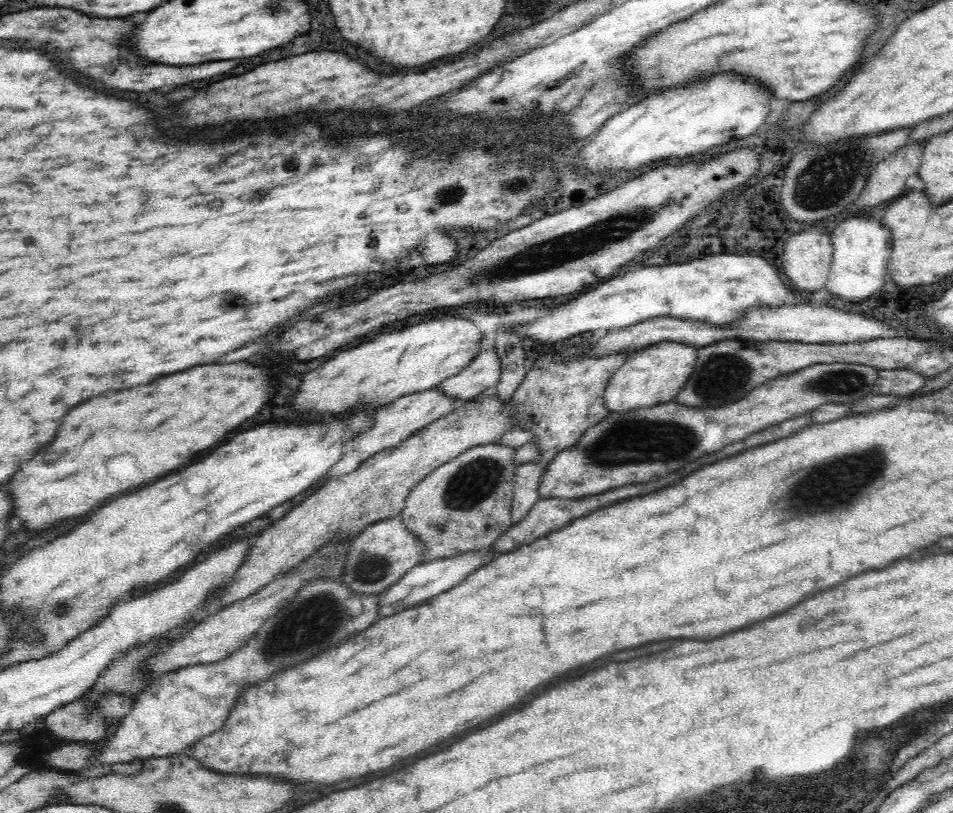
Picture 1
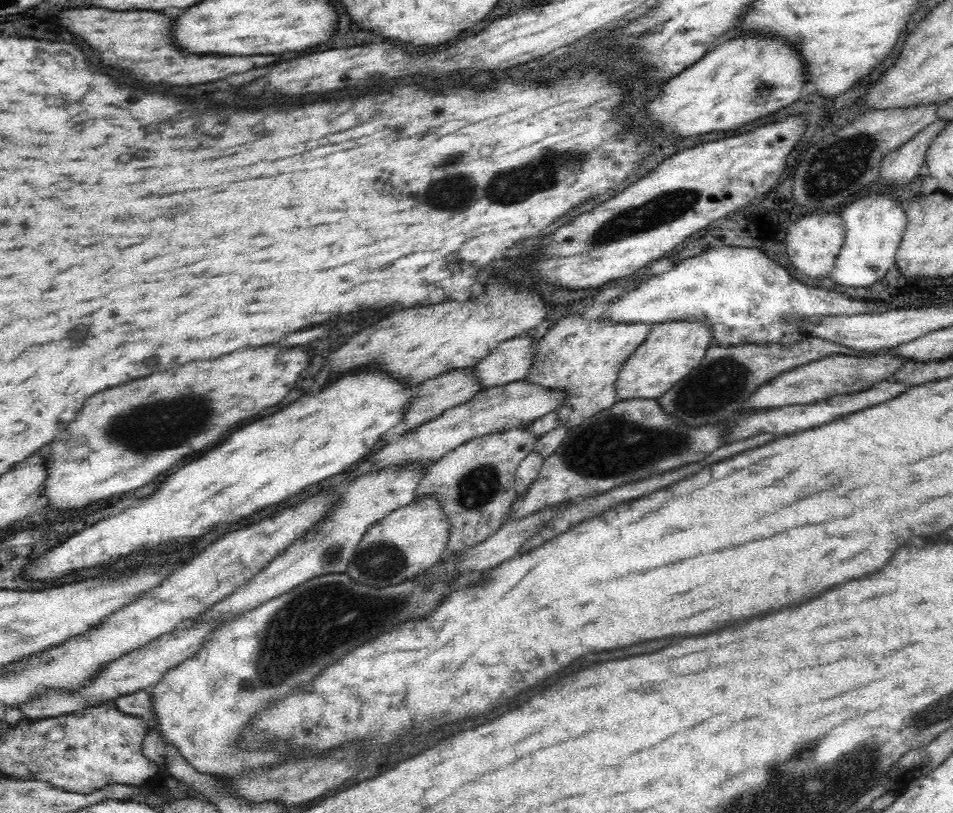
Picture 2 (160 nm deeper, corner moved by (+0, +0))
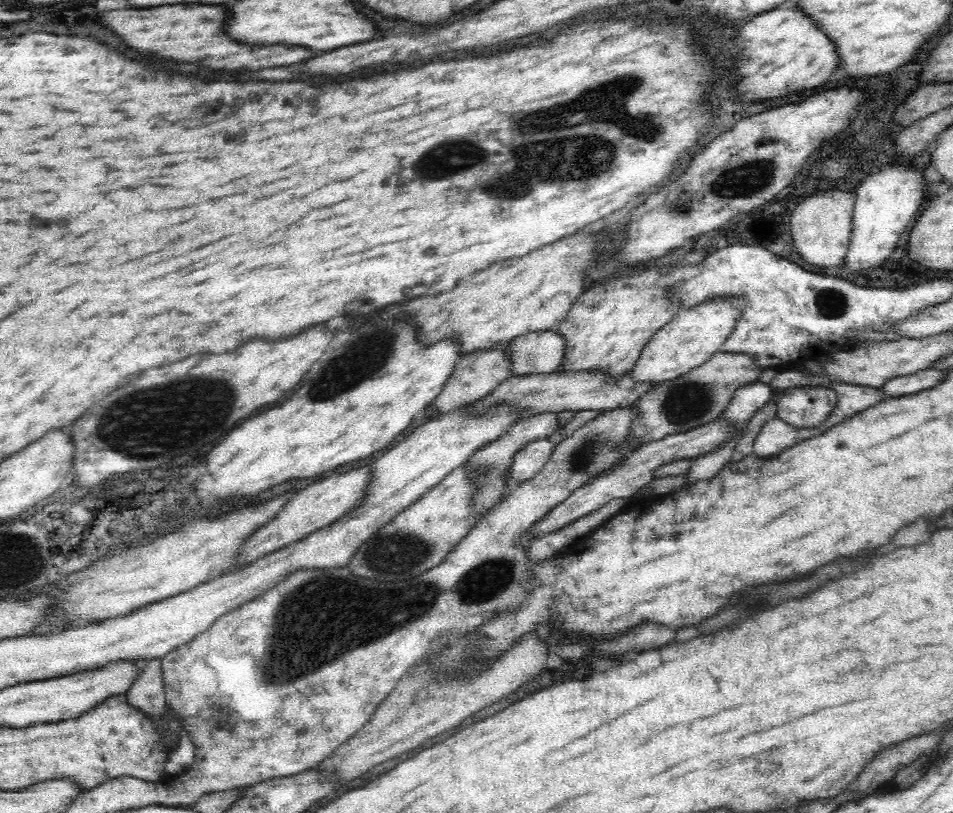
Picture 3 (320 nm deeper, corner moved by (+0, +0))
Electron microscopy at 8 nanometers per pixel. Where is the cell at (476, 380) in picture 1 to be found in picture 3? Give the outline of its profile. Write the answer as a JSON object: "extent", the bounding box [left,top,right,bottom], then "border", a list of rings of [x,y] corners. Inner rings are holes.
{"extent":[509,331,565,376],"border":[[[534,331],[513,338],[509,354],[514,376],[546,374],[562,366],[565,340],[556,331]]]}

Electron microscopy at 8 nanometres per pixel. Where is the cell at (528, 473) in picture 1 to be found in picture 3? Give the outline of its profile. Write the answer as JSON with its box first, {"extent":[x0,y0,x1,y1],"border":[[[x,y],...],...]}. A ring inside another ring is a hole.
{"extent":[511,438,555,483],"border":[[[540,438],[539,441],[528,442],[512,458],[511,478],[520,483],[534,478],[548,462],[551,451],[554,449],[555,446],[549,438]]]}

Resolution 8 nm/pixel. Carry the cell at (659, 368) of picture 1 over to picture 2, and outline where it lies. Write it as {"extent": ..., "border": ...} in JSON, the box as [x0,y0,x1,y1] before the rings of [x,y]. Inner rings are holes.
{"extent":[616,322,714,399],"border":[[[662,322],[654,327],[645,341],[621,366],[616,379],[618,399],[656,399],[670,390],[681,378],[700,366],[708,347],[714,344],[713,332],[704,322]]]}

